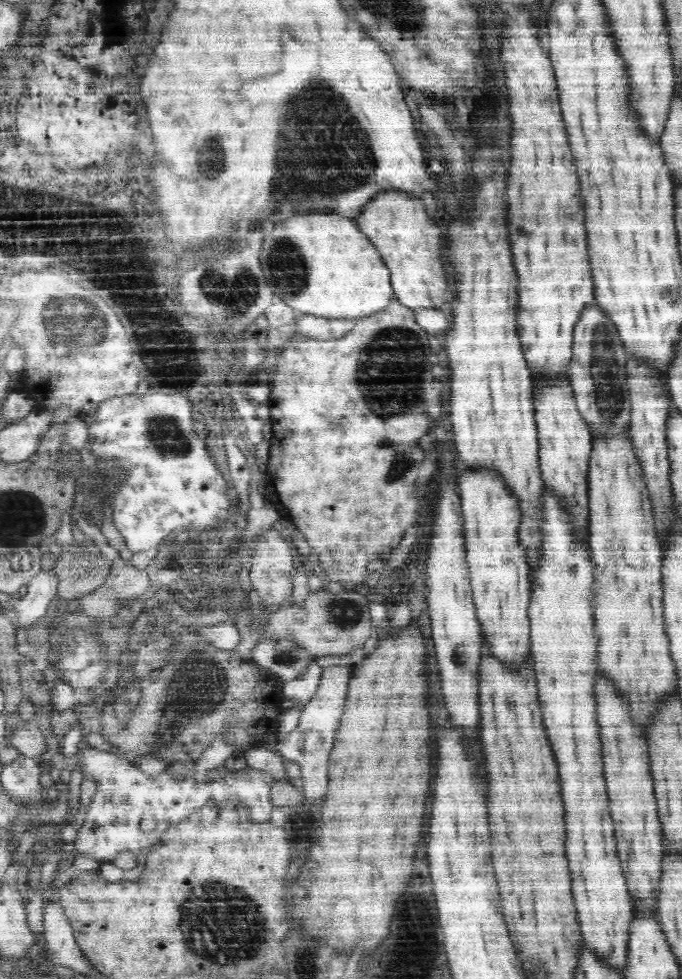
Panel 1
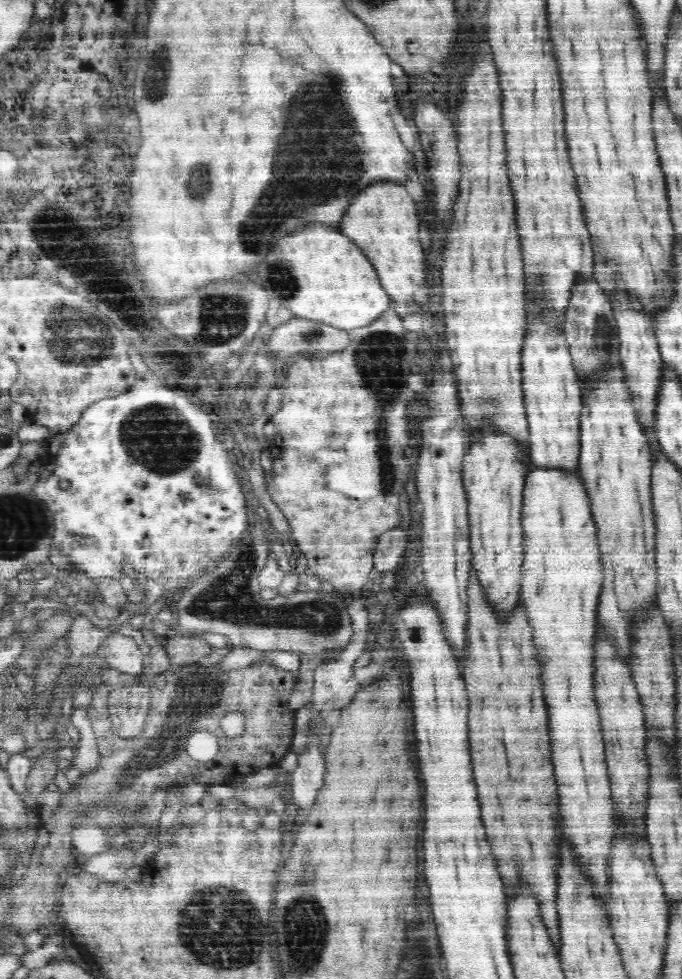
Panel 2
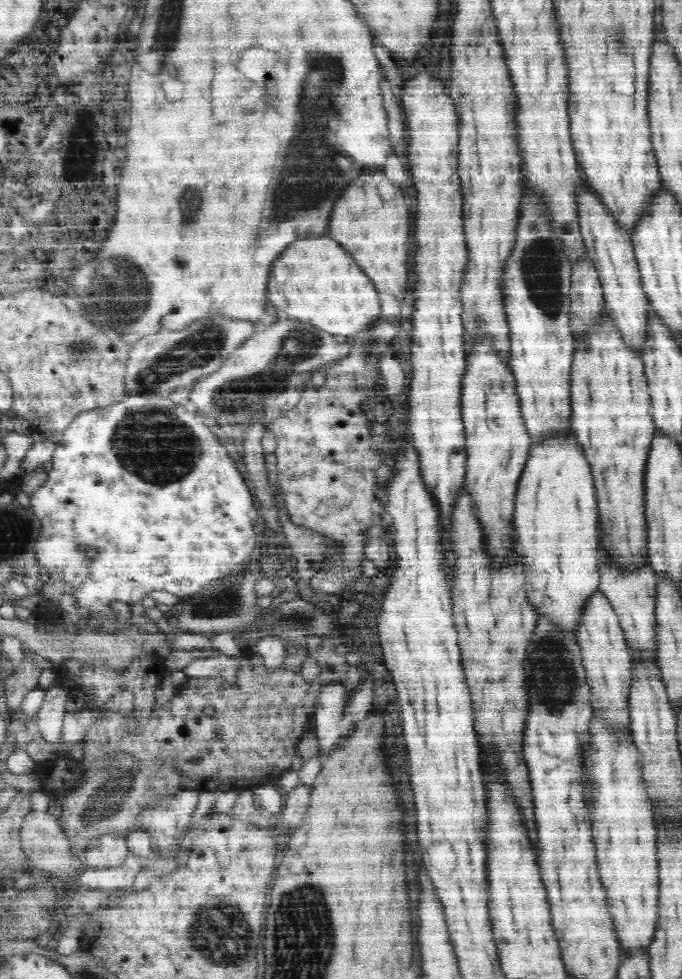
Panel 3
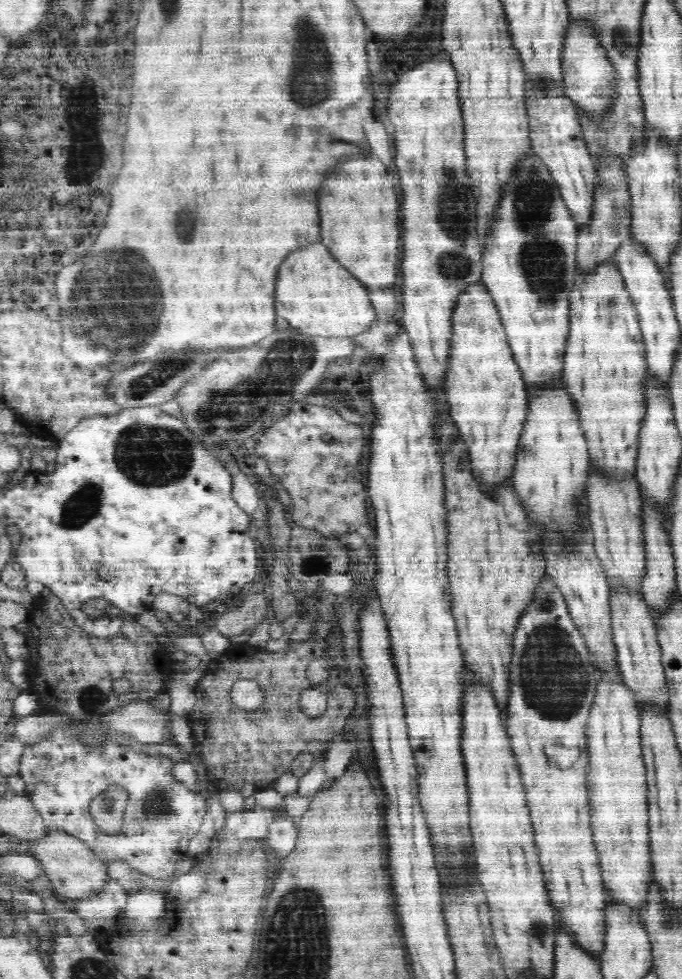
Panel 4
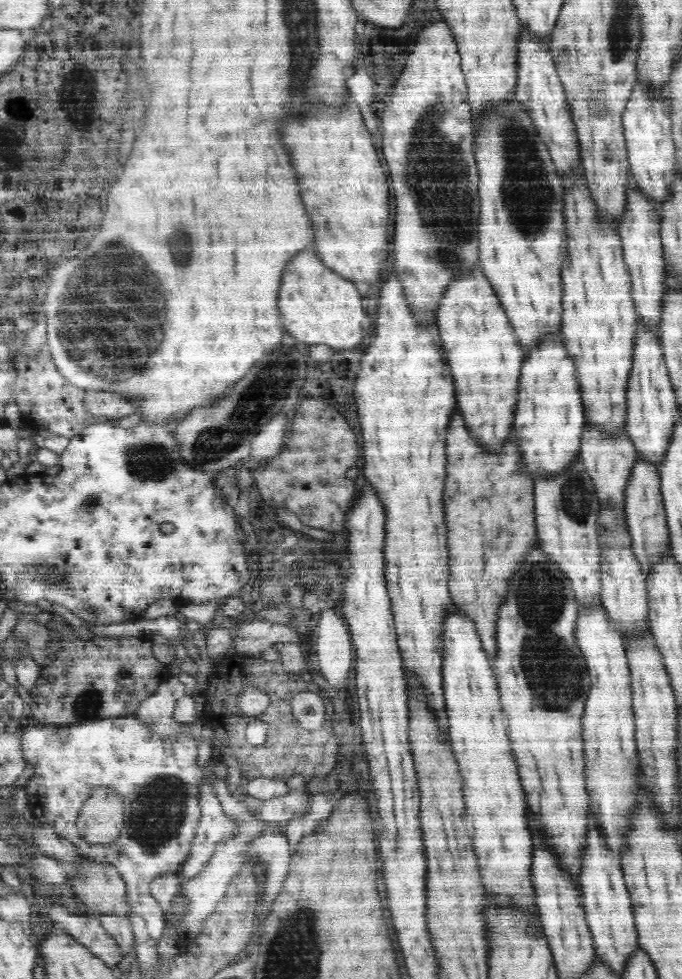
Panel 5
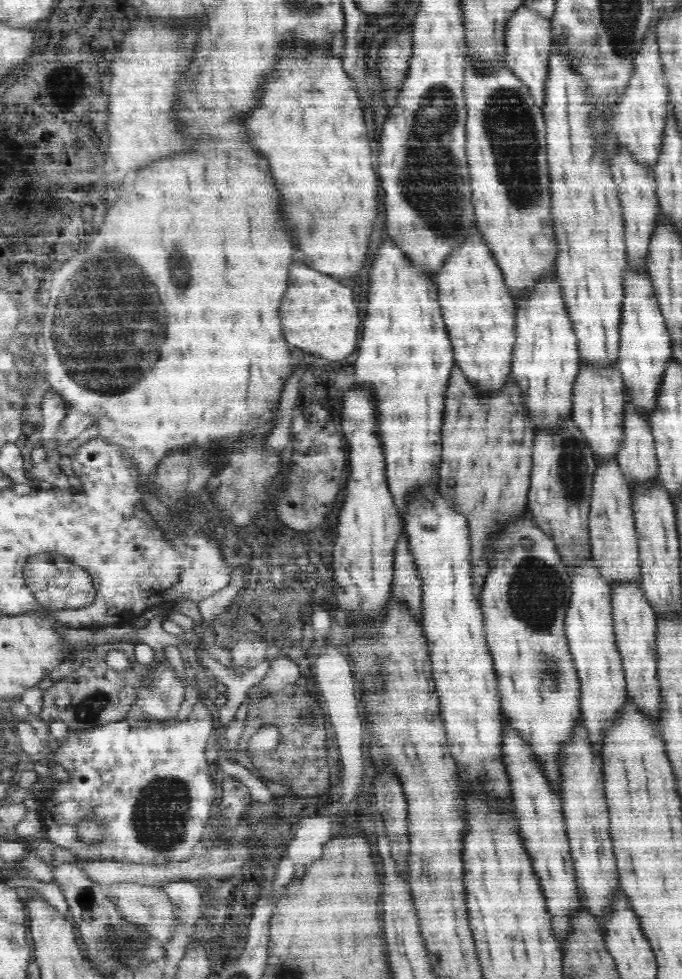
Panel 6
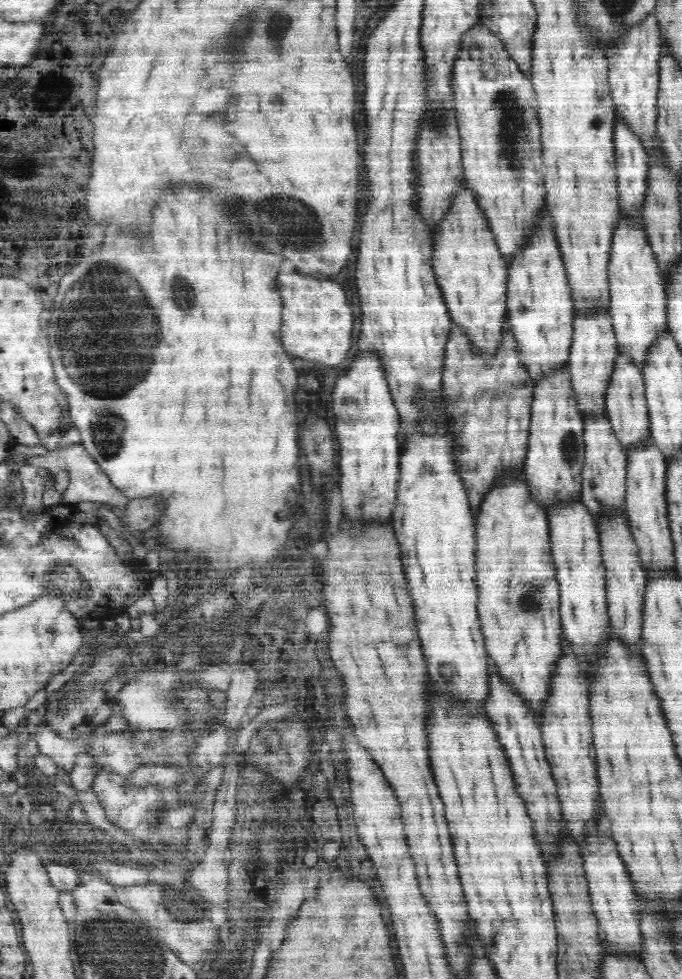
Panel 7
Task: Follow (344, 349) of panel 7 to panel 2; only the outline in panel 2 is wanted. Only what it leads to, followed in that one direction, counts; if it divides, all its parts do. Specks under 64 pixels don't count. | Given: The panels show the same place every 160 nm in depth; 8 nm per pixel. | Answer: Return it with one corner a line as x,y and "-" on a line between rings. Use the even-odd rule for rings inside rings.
309,223
304,230
296,230
294,234
282,238
272,254
264,258
264,262
258,268
260,284
272,298
282,300
282,304
294,314
294,317
306,318
316,322
322,322
328,326
340,330
354,330
362,326
368,326
377,317
382,316
385,310
391,308
391,298
380,284
376,269
368,262
367,255
362,254
359,246
356,246
350,238
340,234
339,227
330,228
325,224

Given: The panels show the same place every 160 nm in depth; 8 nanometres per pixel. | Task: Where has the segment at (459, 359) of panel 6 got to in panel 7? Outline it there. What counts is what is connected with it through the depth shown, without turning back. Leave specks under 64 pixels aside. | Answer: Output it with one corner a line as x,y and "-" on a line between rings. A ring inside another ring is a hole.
467,187
460,189
460,194
456,192
456,202
452,202
448,218
444,218
444,228
440,227
440,234
431,239
433,271
452,322
481,356
491,360
498,354
503,322
507,320
508,262
498,250
476,196

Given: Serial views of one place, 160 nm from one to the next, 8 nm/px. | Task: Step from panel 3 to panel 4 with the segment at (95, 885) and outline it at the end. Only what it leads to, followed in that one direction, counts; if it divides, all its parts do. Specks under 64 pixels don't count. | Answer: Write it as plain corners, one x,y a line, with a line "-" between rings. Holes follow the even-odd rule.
109,877
107,886
96,895
78,901
70,901
71,912
80,916
89,927
89,931
106,931
113,926
116,918
126,911
128,895
120,883

